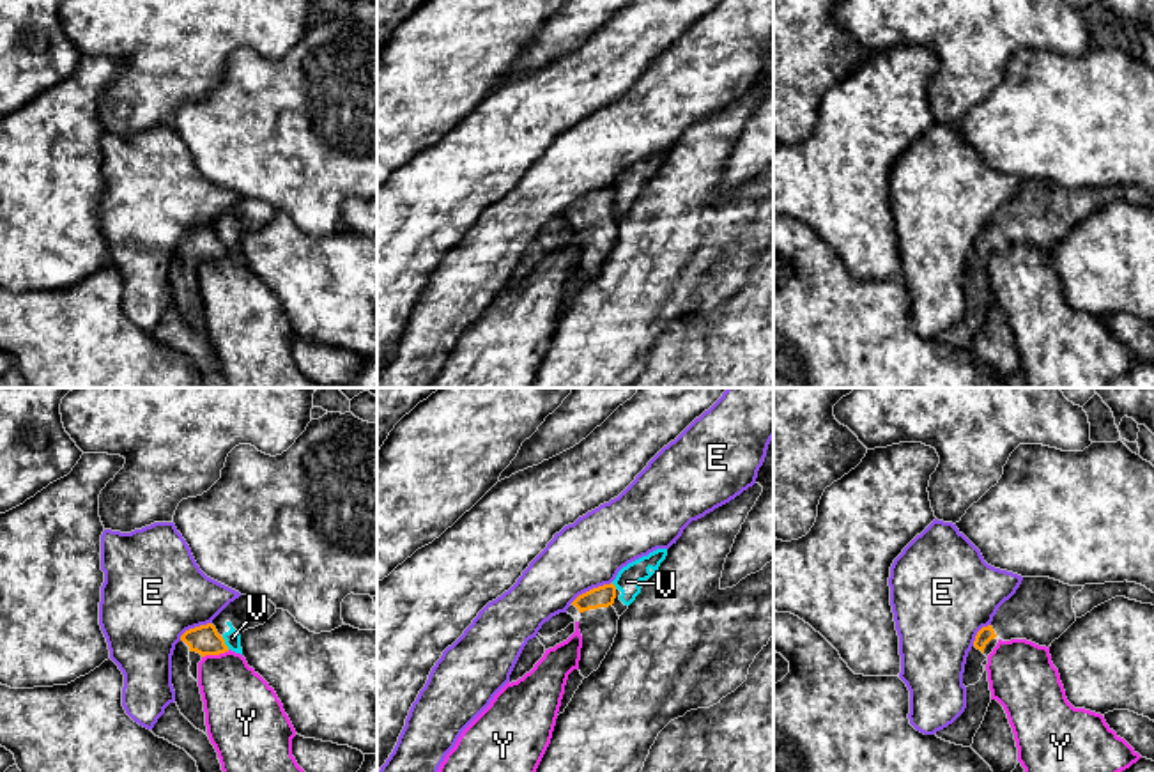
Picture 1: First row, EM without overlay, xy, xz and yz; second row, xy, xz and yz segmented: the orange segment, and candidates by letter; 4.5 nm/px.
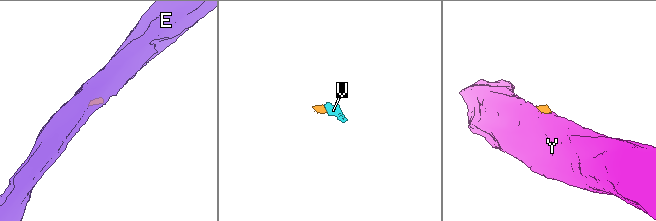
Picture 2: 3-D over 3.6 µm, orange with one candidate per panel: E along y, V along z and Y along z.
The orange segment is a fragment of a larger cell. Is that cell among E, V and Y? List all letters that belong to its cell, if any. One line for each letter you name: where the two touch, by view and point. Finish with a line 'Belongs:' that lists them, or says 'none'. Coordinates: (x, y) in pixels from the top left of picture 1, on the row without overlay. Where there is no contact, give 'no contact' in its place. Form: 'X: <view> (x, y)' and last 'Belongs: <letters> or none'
Belongs: none

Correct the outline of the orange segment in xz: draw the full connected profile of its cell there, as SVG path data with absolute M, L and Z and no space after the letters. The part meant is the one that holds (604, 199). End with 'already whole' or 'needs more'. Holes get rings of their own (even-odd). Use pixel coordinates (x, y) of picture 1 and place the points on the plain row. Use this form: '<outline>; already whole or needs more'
M604 188L579 198L566 212L579 221L579 234L582 239L579 274L588 282L596 274L611 253L618 237L618 216L612 211L616 202L616 189Z; needs more

